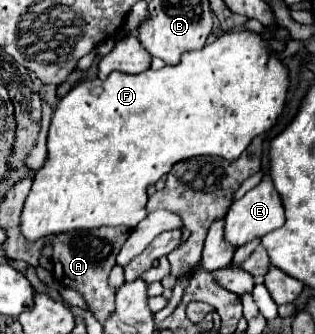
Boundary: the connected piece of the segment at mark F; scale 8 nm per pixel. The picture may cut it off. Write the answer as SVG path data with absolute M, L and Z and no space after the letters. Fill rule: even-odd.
M232 30L232 32L224 32L222 36L218 36L214 42L206 44L200 50L194 52L184 52L182 54L182 62L176 66L164 66L162 70L146 70L142 74L122 74L122 72L112 72L108 76L108 80L82 80L78 86L74 86L58 104L58 108L54 110L52 116L52 124L50 124L50 132L48 132L48 162L44 164L44 168L40 172L36 172L34 176L34 184L32 190L26 198L24 204L24 212L22 212L22 220L20 220L20 228L22 234L28 240L38 240L38 238L46 238L50 234L58 234L58 232L70 232L70 230L86 230L86 228L98 228L98 226L126 226L126 228L136 228L144 218L146 218L146 188L154 182L158 182L162 178L162 174L168 174L170 168L176 162L188 160L188 158L196 158L196 156L220 156L226 160L236 160L248 146L250 142L260 136L262 132L268 132L278 116L284 110L286 104L286 92L288 92L290 80L288 80L288 68L282 64L282 60L270 50L270 46L266 44L266 40L256 34L256 32L248 32L248 30Z

